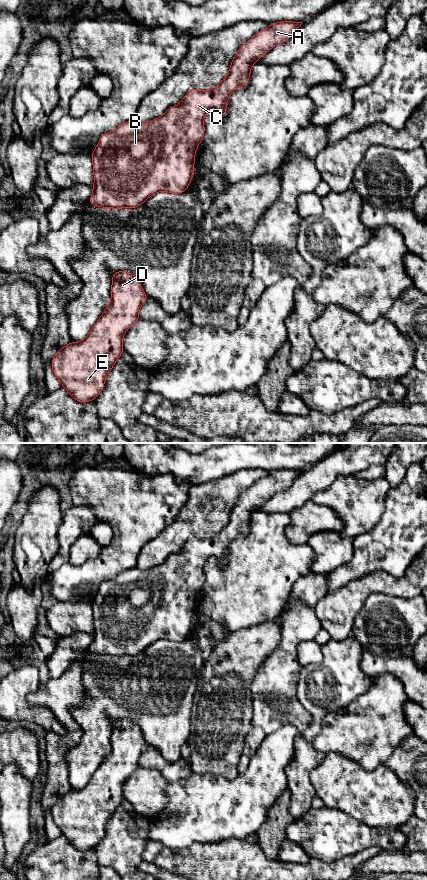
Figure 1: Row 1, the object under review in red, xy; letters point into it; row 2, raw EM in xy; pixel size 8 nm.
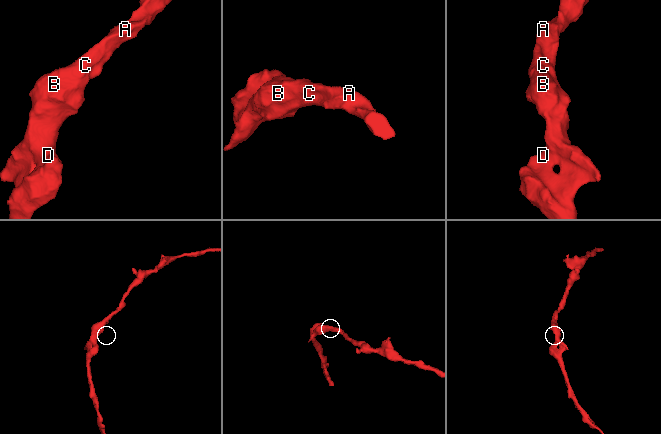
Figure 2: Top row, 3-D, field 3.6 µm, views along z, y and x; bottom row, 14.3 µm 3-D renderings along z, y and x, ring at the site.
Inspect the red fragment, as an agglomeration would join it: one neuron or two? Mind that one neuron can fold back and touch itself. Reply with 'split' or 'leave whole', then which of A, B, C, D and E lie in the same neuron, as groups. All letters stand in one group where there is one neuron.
leave whole; A B C D E

